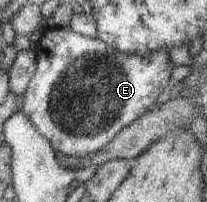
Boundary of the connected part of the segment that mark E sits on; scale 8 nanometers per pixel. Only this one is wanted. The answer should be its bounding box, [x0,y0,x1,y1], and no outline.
[21,26,175,159]

